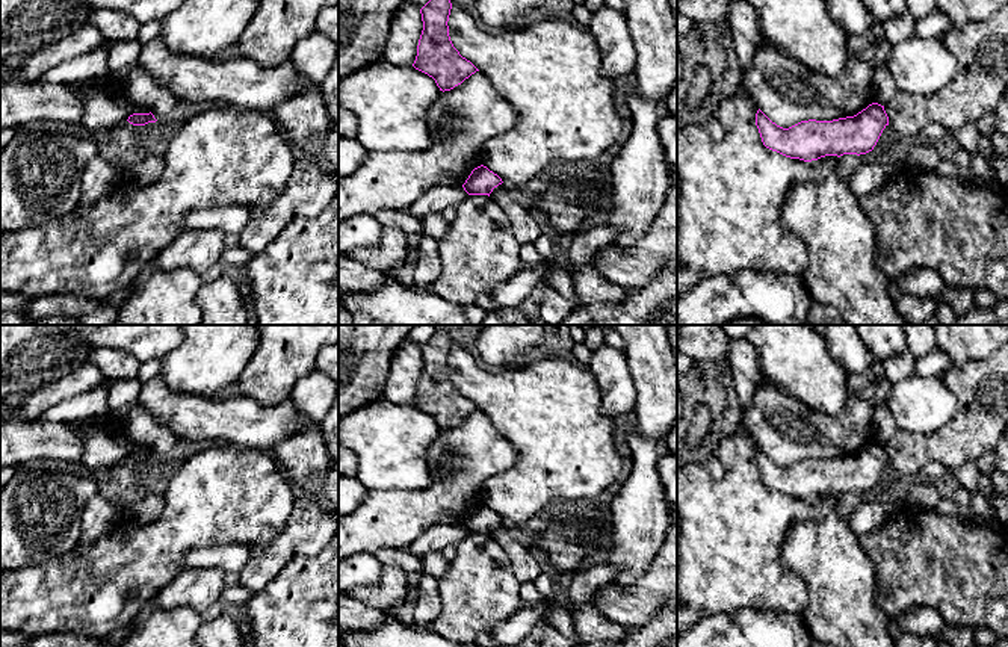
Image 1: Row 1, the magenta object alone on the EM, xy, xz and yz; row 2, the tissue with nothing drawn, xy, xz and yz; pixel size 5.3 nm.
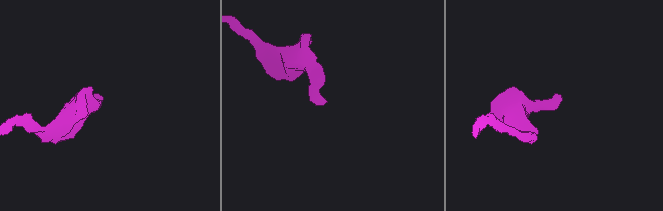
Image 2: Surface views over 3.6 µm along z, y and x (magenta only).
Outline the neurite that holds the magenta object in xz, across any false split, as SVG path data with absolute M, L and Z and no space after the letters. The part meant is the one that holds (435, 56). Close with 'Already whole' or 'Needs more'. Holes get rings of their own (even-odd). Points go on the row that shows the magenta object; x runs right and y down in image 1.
M429 0L422 9L423 30L413 67L432 77L440 91L450 91L479 71L462 57L449 36L450 0Z. Already whole

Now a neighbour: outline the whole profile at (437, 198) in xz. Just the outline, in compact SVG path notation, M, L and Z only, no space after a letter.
M440 184L426 190L407 212L422 221L431 213L441 213L447 207L461 204L467 197L461 186Z

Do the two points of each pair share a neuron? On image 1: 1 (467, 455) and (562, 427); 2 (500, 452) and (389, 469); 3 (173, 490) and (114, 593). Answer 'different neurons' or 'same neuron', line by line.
1: different neurons
2: different neurons
3: same neuron

